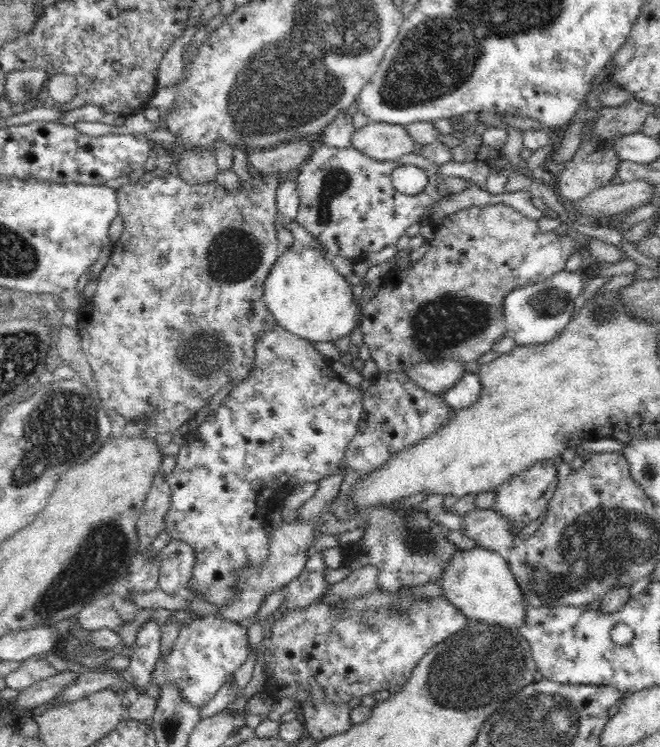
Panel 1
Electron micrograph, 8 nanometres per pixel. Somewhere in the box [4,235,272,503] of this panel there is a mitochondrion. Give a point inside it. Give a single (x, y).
(67, 424)

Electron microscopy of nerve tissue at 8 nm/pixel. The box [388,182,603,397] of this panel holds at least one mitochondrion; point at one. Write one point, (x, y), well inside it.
(444, 322)

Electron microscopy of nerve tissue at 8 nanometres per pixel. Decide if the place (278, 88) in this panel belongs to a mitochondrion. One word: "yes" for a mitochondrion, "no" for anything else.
yes

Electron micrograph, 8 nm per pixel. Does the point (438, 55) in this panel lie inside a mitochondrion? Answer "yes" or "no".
yes

